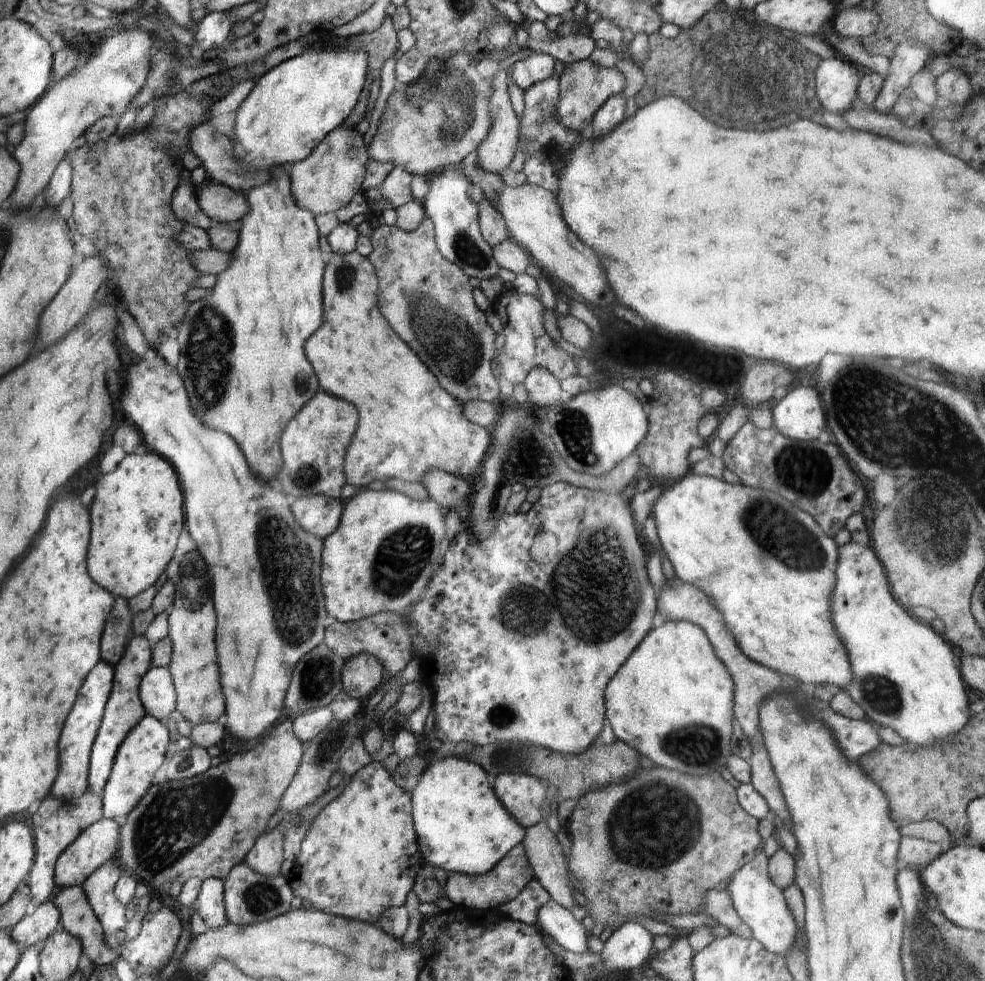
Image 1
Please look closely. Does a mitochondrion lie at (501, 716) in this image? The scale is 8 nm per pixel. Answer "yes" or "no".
yes

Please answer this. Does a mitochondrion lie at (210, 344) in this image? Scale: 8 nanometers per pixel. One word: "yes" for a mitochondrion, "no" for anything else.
yes

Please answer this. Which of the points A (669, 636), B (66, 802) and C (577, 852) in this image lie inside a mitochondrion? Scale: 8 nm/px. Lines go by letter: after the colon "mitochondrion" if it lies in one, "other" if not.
A: other
B: other
C: other

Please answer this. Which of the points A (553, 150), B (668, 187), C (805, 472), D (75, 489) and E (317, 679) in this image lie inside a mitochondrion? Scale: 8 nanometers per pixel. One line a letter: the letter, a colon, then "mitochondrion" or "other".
A: mitochondrion
B: other
C: mitochondrion
D: other
E: mitochondrion

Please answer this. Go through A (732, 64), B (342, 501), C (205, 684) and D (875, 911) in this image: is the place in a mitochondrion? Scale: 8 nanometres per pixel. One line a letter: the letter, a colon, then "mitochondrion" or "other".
A: mitochondrion
B: other
C: other
D: other

